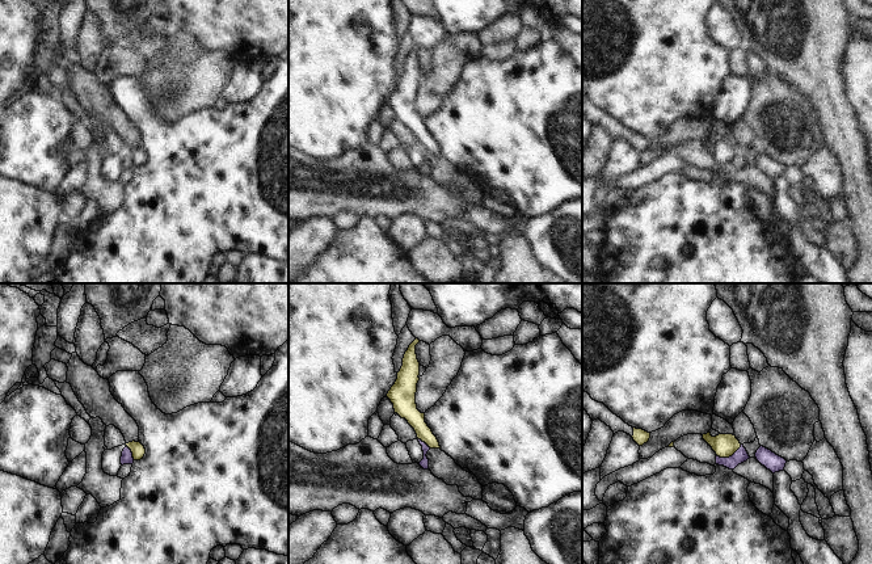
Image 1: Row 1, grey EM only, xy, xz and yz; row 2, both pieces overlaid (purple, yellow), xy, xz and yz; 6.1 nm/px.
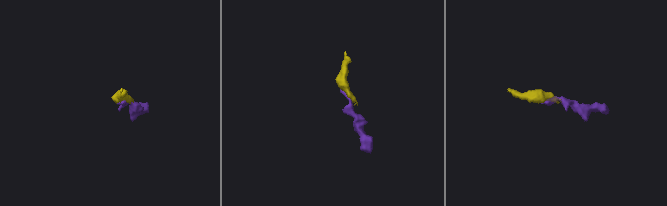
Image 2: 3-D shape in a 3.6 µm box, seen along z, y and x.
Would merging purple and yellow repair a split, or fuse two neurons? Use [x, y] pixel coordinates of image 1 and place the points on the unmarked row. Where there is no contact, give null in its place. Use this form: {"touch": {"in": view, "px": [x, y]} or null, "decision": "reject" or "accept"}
{"touch": {"in": "yz", "px": [729, 163]}, "decision": "reject"}

